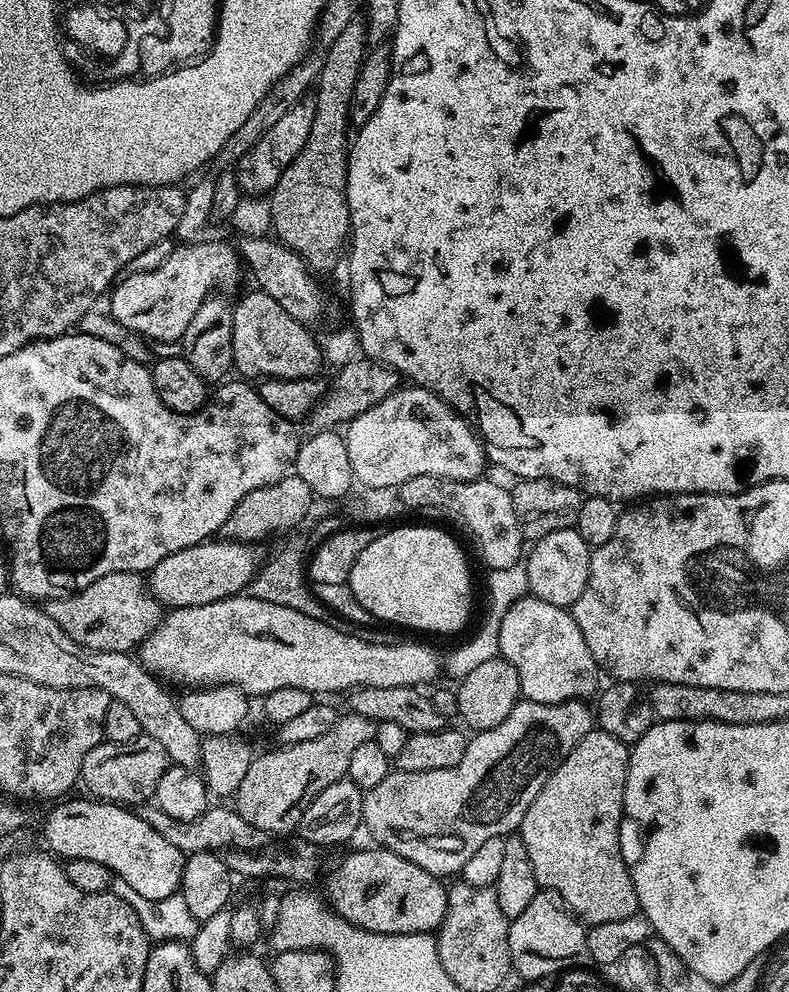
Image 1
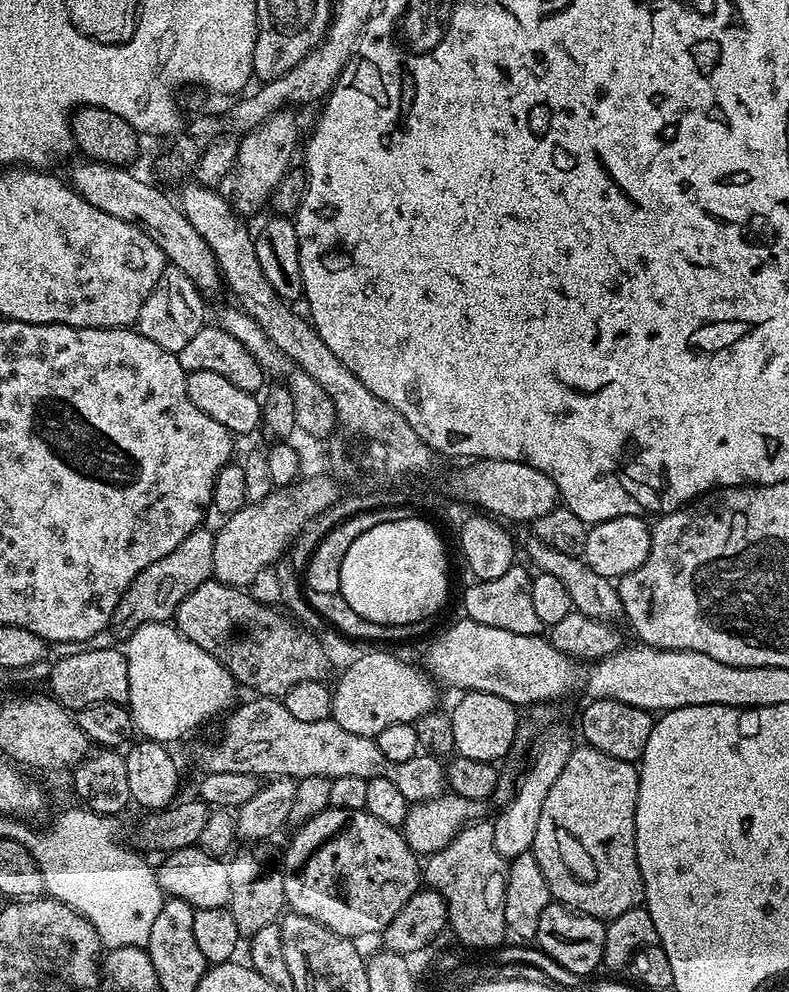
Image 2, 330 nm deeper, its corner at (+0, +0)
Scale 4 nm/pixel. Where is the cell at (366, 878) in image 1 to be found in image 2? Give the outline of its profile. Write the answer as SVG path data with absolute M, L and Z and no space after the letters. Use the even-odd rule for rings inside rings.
M329 806L324 812L314 814L292 833L288 849L282 852L287 907L293 913L305 915L338 935L357 938L368 936L371 932L383 933L394 914L398 914L398 910L402 910L402 906L406 906L406 902L410 902L410 898L421 887L422 864L417 853L404 841L403 831L386 826L386 822L378 822L378 818L368 812Z

